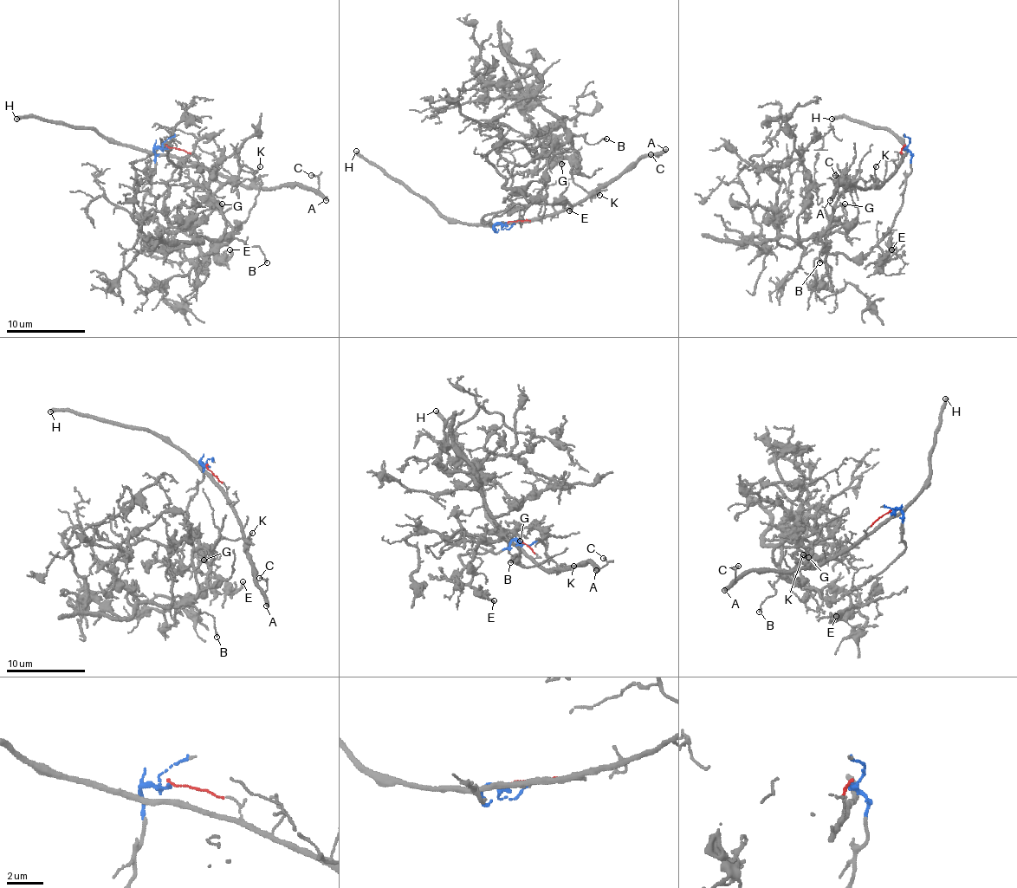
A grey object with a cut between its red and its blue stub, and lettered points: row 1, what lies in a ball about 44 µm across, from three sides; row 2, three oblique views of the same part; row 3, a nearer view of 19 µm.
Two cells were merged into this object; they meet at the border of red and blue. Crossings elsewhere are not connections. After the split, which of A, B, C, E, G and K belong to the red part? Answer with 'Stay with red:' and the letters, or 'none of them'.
Stay with red: A, C, K

